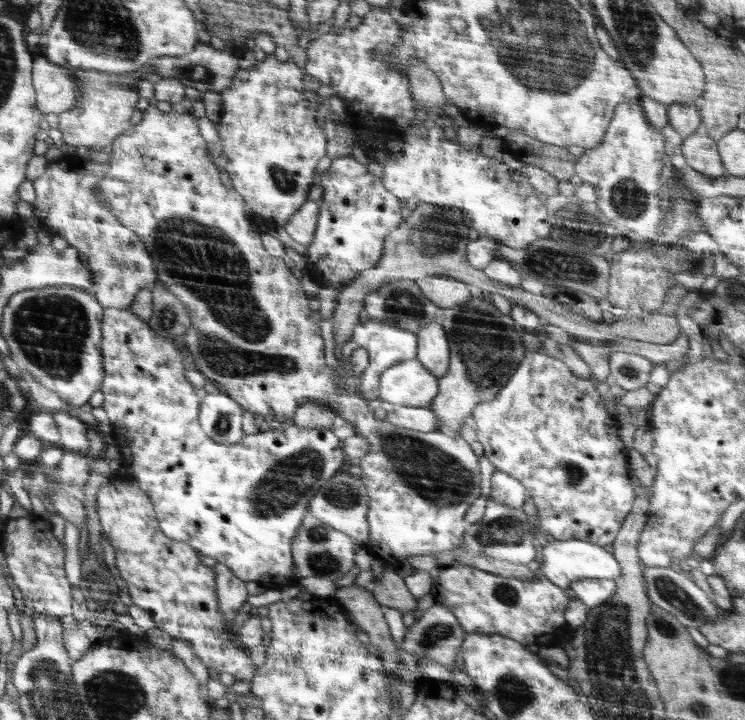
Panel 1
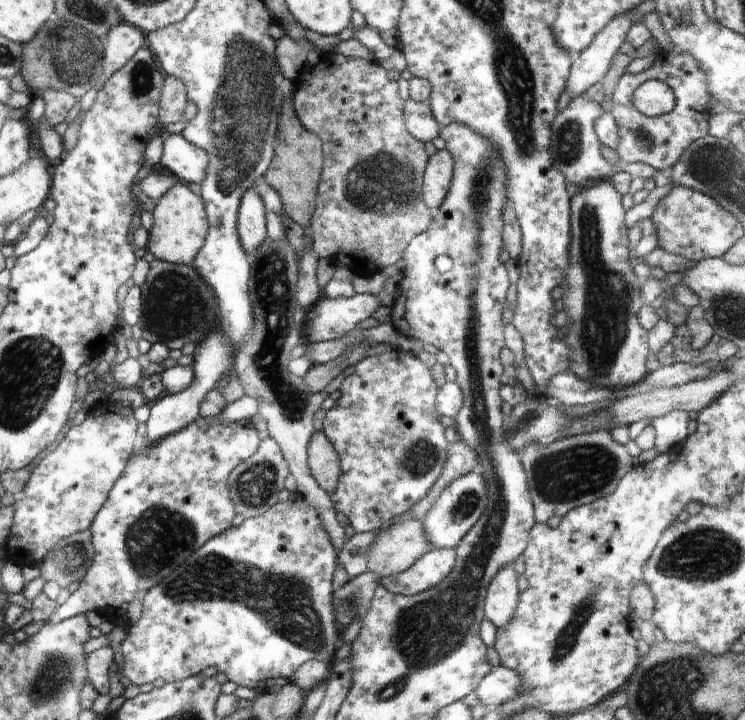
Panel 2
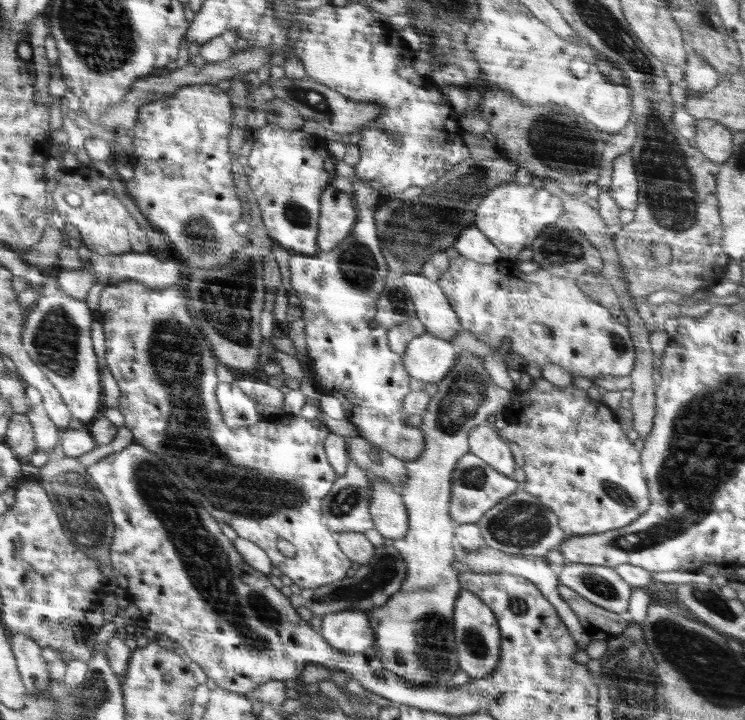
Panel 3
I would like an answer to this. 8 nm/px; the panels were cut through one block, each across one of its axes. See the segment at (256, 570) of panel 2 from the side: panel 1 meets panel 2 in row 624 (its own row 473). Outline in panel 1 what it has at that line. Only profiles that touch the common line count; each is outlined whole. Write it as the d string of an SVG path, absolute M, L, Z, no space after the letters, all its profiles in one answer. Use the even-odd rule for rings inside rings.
M106 307L105 322L102 323L102 352L105 357L105 382L102 383L104 404L108 420L112 426L113 438L118 451L122 454L126 473L138 481L138 486L145 489L154 507L162 533L174 541L183 541L199 554L211 556L227 566L234 576L244 582L258 582L270 589L283 589L285 586L297 586L298 578L290 578L294 570L291 542L298 532L299 524L309 509L310 499L336 475L344 464L343 442L330 429L300 429L295 425L284 425L276 430L259 432L252 436L245 436L238 444L218 444L202 431L199 424L199 408L201 400L194 392L195 386L185 377L185 370L190 365L189 357L180 353L168 338L156 334L150 325L134 315L130 309Z

